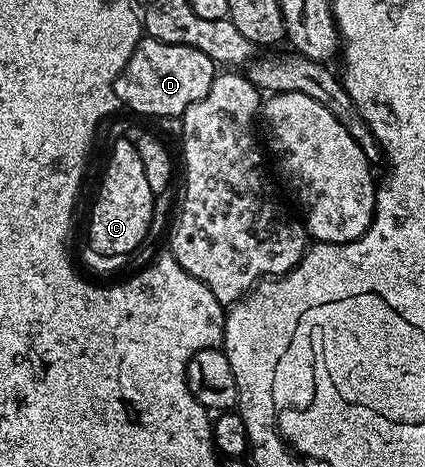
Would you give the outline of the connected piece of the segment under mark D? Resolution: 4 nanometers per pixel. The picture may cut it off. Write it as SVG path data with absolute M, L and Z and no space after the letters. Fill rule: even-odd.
M142 37L140 44L131 52L131 60L123 68L123 72L115 80L113 87L117 93L117 101L122 107L134 110L137 114L146 114L149 118L173 118L184 114L186 108L195 104L195 100L203 100L211 88L211 80L215 73L215 64L199 48L187 48L183 44L163 44L163 40Z

